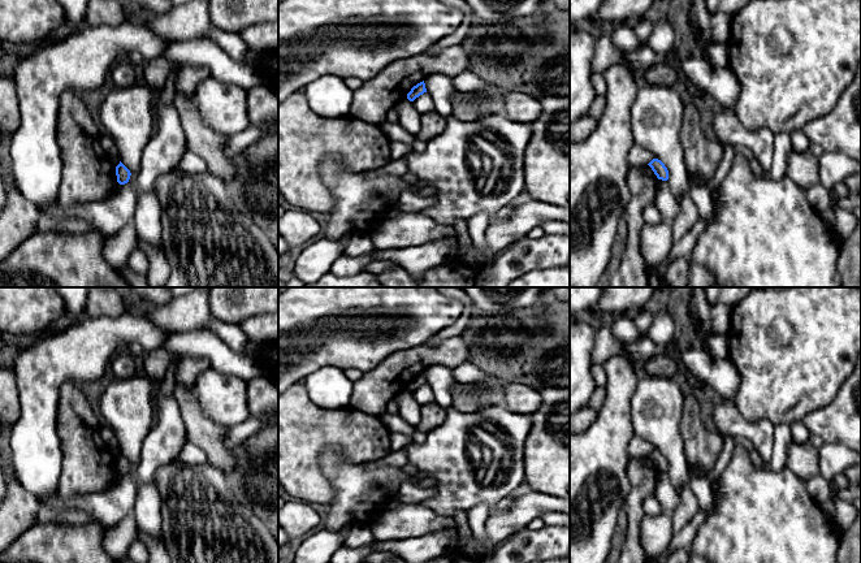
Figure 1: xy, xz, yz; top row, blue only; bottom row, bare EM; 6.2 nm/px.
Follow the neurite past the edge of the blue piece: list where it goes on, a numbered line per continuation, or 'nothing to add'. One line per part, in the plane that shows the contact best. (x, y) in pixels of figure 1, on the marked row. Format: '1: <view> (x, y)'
nothing to add

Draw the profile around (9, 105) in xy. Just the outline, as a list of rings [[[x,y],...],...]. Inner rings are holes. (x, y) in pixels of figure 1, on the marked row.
[[[0,74],[0,135],[12,139],[21,124],[20,101],[13,77]]]

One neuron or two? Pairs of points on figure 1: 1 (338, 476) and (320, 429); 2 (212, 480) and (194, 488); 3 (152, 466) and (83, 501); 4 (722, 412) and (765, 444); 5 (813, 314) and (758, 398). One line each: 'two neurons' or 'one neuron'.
1: two neurons
2: one neuron
3: one neuron
4: one neuron
5: one neuron

